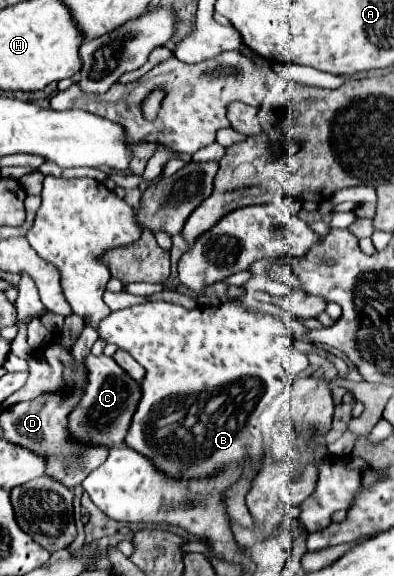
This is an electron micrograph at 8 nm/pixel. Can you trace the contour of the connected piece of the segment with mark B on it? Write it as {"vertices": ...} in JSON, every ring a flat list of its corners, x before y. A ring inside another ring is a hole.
{"vertices":[[150,301,110,313,98,327,98,333,108,343,116,343,128,351,144,369,142,399,126,435,126,445,150,457,160,471,170,477,196,479,216,473,224,463,244,461,248,455,260,457,262,431,258,417,266,403,284,389,282,357,292,353,292,331,284,321,270,315,248,313,240,301,222,303,218,307,198,305,184,309,174,303]]}

